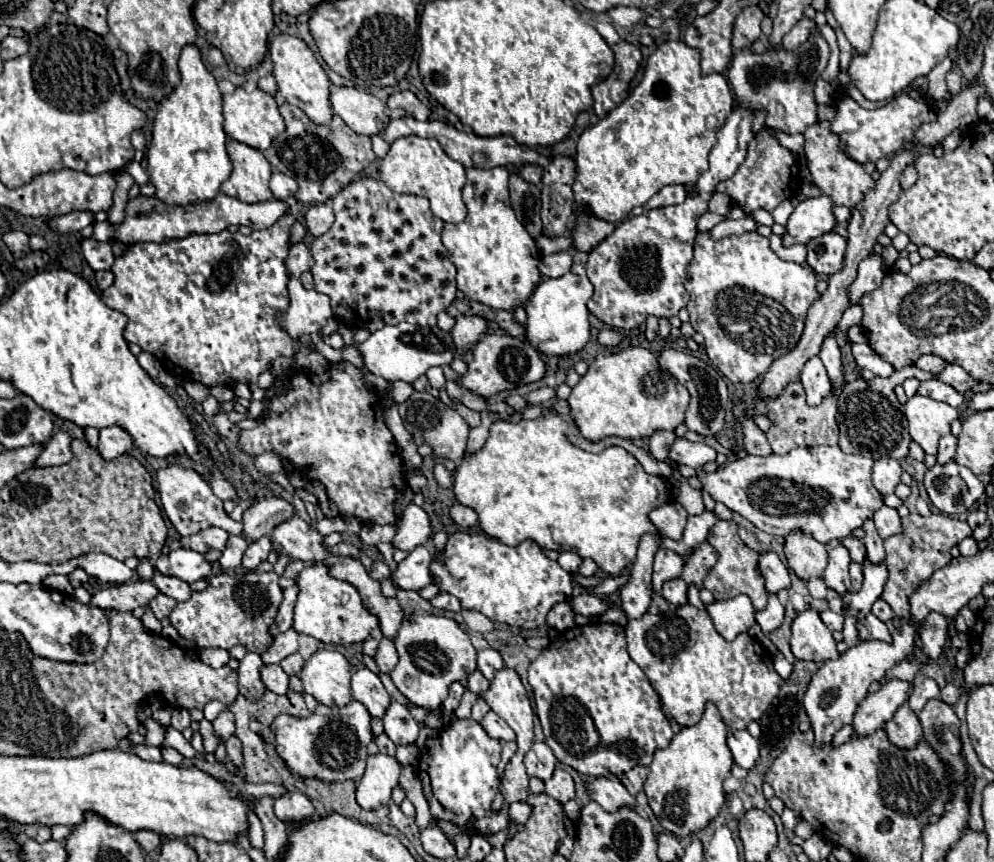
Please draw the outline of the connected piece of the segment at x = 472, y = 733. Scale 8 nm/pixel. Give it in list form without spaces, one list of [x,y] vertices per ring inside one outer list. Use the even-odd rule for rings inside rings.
[[[454,718],[452,724],[436,738],[434,746],[420,758],[418,766],[418,772],[424,778],[424,796],[434,820],[452,822],[470,834],[470,824],[474,820],[494,816],[492,800],[498,790],[498,762],[500,742],[492,740],[478,722]]]

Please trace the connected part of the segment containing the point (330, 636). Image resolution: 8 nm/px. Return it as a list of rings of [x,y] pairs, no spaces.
[[[308,566],[298,578],[298,598],[294,604],[294,624],[292,628],[298,634],[306,634],[330,644],[360,644],[364,642],[372,630],[378,628],[378,620],[362,606],[362,598],[358,590],[342,580],[330,578],[326,566]]]

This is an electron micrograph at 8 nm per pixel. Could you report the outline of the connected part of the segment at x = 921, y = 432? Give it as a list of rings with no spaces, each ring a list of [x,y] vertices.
[[[914,394],[904,404],[904,414],[912,440],[918,442],[926,454],[936,454],[938,440],[950,434],[950,424],[958,418],[958,410],[950,404],[920,394]]]

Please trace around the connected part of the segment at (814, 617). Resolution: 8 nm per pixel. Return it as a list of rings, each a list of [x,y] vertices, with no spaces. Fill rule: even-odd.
[[[804,610],[792,622],[792,654],[798,660],[826,662],[838,658],[836,640],[826,624],[820,620],[818,612]]]

